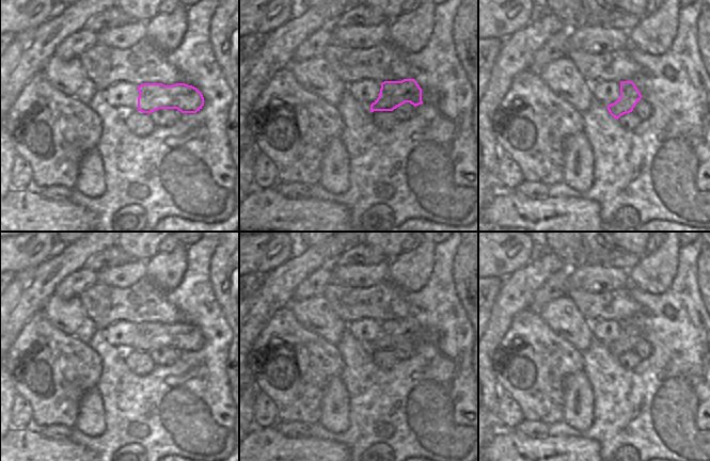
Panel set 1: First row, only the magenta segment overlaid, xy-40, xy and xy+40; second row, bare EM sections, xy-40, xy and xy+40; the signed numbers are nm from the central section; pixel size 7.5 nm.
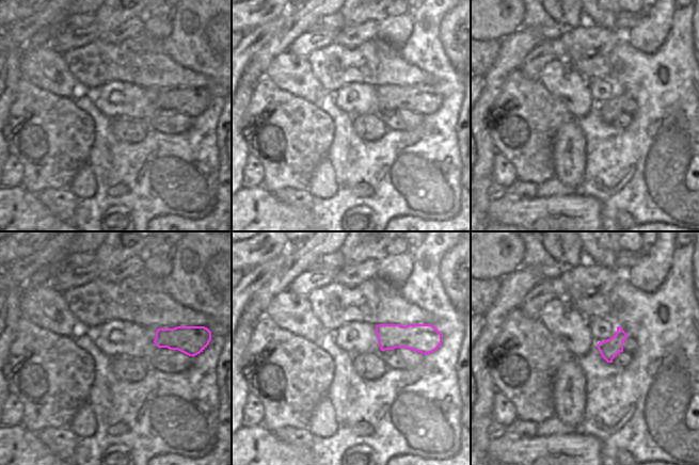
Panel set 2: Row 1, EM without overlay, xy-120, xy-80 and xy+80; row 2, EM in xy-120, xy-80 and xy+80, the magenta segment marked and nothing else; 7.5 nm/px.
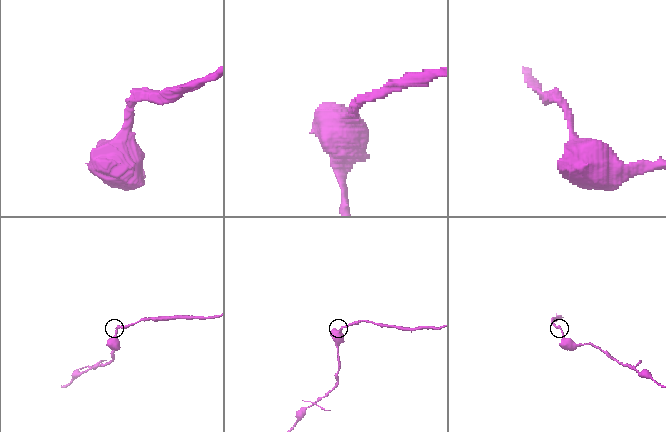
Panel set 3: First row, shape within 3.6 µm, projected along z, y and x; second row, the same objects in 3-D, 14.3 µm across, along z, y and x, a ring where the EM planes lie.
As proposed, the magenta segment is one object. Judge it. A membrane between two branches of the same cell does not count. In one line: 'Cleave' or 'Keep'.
Keep.

